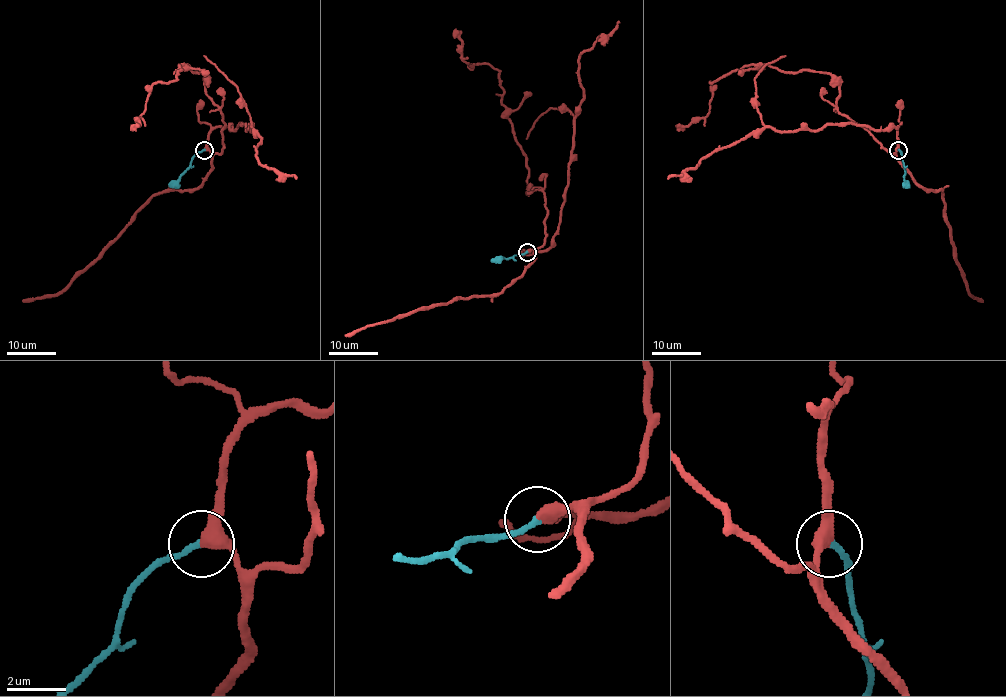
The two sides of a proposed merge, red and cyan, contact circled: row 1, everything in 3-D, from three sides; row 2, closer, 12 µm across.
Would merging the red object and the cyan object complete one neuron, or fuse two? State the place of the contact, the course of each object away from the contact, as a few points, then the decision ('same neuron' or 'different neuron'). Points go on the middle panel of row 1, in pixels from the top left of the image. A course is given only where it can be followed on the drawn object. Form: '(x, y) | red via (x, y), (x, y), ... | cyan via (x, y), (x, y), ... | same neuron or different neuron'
(527, 252) | red via (527, 251), (544, 241), (546, 196), (527, 192), (527, 158), (501, 102), (499, 71), (465, 63), (454, 29) | cyan via (527, 251), (491, 260) | same neuron

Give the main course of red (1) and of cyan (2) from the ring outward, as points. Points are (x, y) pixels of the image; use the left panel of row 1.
1: (205, 149), (222, 152), (223, 115), (206, 92), (205, 70), (186, 64), (176, 79), (154, 83), (132, 127)
2: (205, 149), (195, 155), (191, 165), (169, 186)

